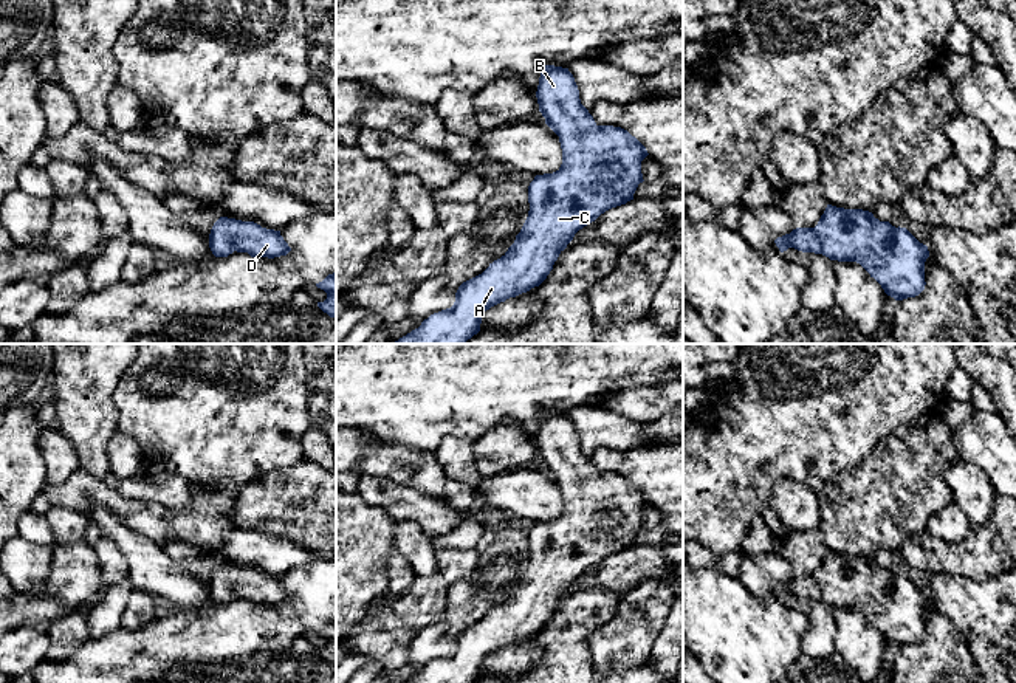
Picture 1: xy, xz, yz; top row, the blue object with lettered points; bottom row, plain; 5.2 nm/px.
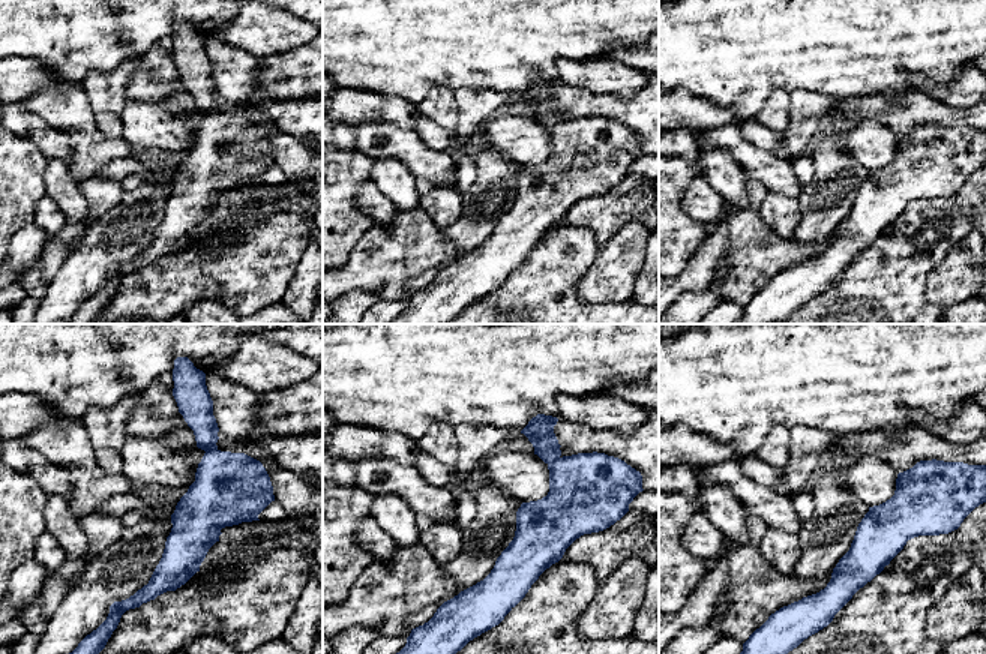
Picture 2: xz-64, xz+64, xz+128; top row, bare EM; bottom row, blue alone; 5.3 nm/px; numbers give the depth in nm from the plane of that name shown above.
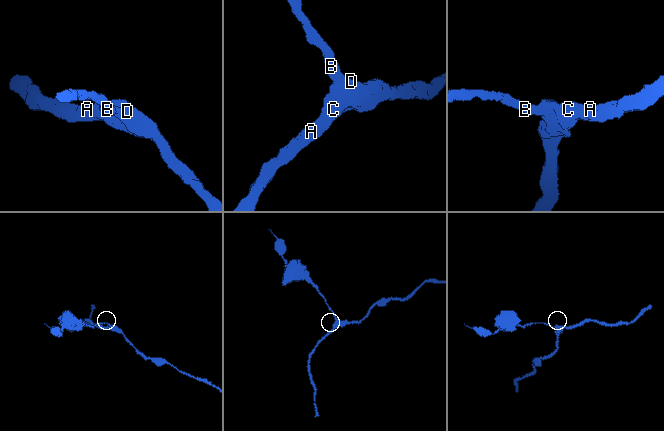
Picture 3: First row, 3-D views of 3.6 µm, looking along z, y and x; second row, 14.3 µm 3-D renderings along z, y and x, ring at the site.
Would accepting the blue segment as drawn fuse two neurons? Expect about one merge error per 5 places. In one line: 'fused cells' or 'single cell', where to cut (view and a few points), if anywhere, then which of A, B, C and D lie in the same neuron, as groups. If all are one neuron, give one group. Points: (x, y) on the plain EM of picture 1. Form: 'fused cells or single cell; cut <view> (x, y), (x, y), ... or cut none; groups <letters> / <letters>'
single cell; cut none; groups A B C D

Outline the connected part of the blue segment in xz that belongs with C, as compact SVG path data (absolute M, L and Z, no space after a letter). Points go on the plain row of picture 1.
M545 412L536 438L545 471L559 483L562 511L553 520L536 522L528 533L528 564L508 598L479 623L463 629L451 655L431 661L406 683L474 683L491 654L539 633L575 581L606 558L633 547L643 530L641 508L646 494L627 477L598 472L581 451L579 437L568 415Z

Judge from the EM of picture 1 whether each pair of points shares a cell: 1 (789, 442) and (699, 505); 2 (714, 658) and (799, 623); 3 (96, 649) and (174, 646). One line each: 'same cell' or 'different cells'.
1: same cell
2: same cell
3: same cell

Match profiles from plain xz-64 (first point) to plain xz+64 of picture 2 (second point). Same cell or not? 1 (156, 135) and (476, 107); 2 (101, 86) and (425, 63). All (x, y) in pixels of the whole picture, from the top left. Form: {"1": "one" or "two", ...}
{"1": "two", "2": "two"}

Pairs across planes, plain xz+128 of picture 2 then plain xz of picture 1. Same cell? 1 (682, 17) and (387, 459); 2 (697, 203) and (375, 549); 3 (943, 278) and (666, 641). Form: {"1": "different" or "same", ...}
{"1": "different", "2": "different", "3": "different"}

